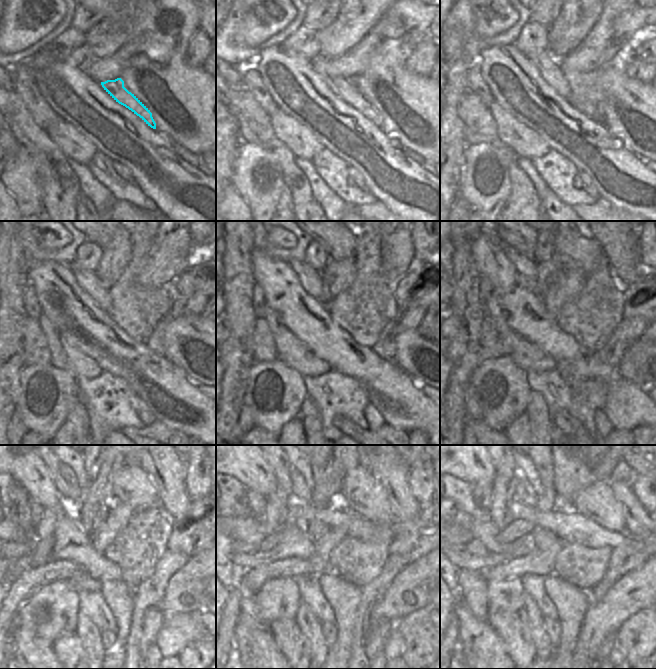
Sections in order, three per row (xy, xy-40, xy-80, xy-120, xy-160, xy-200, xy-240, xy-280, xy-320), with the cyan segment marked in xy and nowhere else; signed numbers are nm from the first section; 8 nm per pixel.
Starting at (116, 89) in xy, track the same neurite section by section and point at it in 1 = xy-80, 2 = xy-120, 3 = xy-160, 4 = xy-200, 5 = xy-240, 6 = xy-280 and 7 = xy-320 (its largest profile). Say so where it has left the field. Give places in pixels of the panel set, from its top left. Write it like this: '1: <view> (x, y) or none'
1: xy-80 (549, 69)
2: xy-120 (89, 282)
3: xy-160 (311, 280)
4: xy-200 (526, 269)
5: xy-240 (53, 465)
6: xy-280 (280, 465)
7: xy-320 (504, 465)

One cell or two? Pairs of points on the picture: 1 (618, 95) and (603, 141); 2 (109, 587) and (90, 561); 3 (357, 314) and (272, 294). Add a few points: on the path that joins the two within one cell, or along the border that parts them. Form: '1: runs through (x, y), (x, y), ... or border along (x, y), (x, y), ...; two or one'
1: border along (603, 124), (624, 145); two
2: border along (100, 579), (121, 580); two
3: border along (327, 308), (331, 318), (341, 328); two

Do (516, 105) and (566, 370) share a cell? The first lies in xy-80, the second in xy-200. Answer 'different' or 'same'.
different

